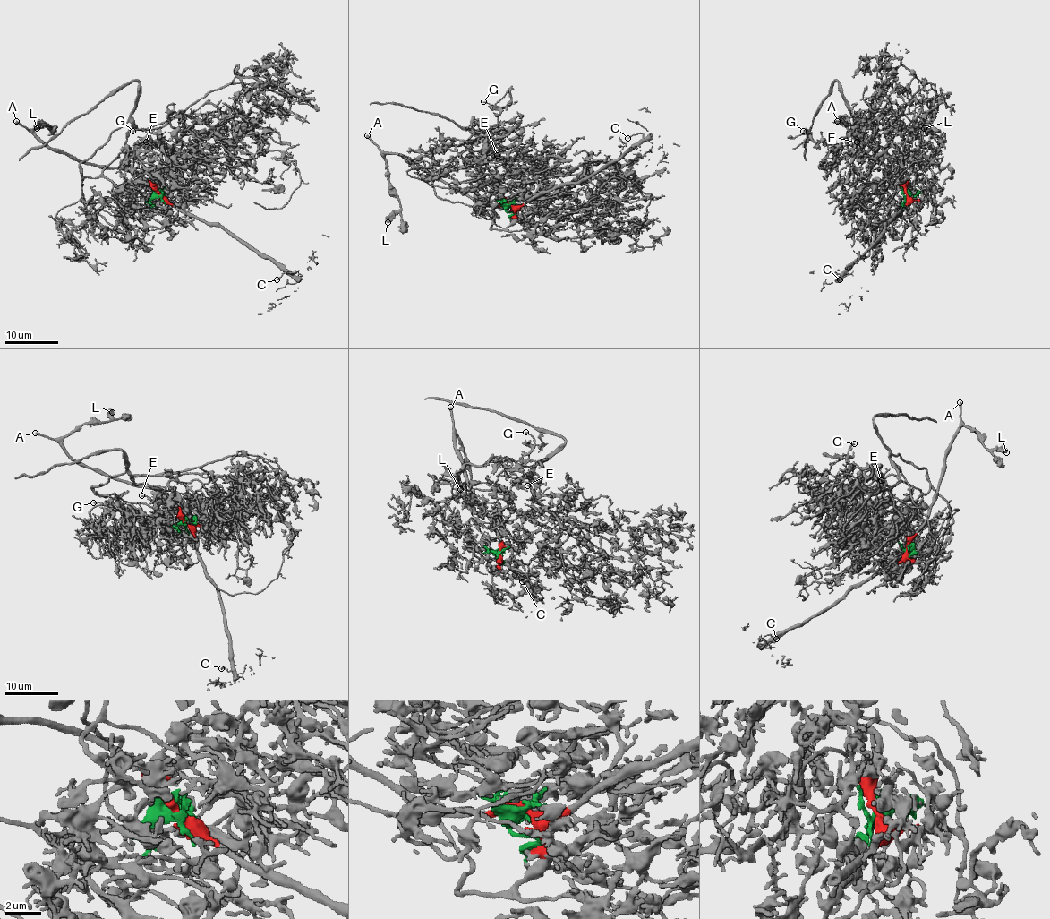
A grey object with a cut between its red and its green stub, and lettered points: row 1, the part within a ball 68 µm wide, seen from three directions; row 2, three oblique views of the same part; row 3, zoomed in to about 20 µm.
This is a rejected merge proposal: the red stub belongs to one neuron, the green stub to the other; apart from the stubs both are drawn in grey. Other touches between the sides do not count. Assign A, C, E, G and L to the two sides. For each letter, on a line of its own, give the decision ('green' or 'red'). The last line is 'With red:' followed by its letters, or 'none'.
A: red
C: red
E: green
G: green
L: red
With red: A, C, L

